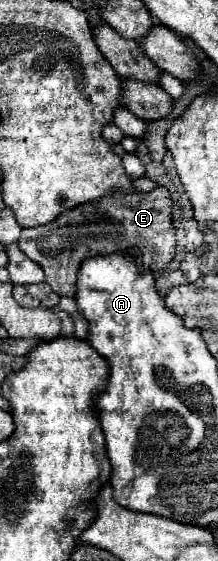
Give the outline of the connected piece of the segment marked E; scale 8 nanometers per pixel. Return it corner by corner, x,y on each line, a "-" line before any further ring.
160,185
148,193
144,191
122,193
120,189
114,189
110,195
104,195
96,201
82,203
70,211
64,211
62,215
58,215
52,223
44,227
22,231
18,243
20,243
20,249
44,269
46,283
58,295
72,297
76,271
80,267
80,261
86,257
96,257
102,253
114,253
114,251
126,251
130,247
138,247
144,257
142,271
164,269
164,265
176,253
176,237
174,237
170,213
172,213
170,193
168,189

